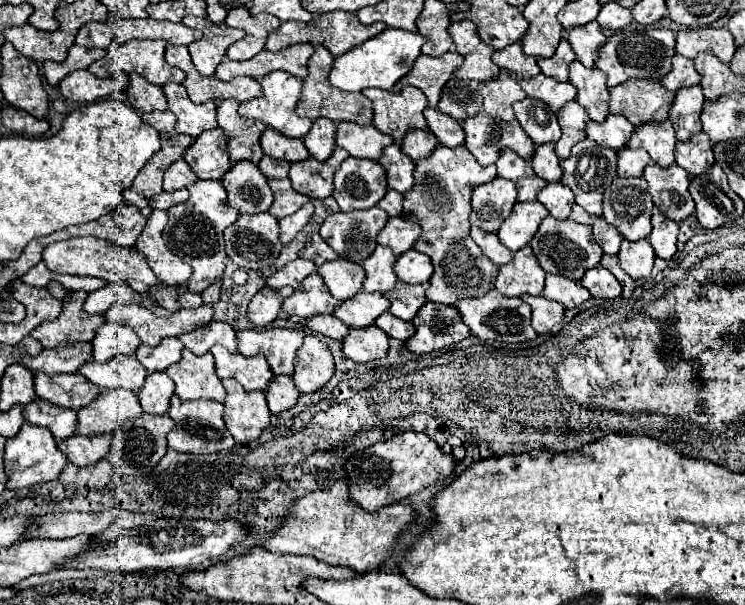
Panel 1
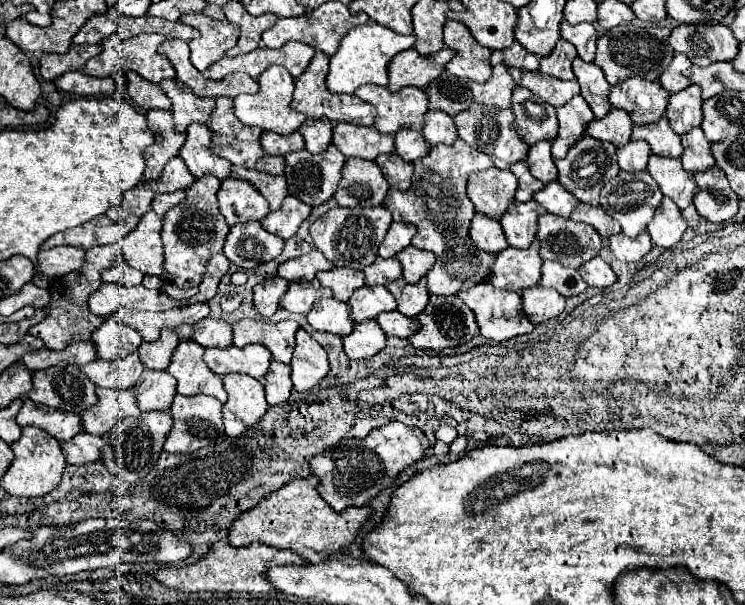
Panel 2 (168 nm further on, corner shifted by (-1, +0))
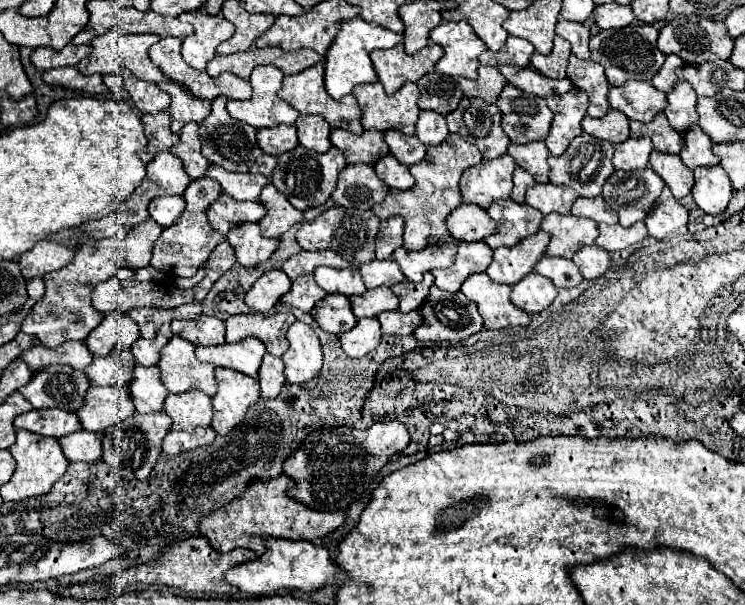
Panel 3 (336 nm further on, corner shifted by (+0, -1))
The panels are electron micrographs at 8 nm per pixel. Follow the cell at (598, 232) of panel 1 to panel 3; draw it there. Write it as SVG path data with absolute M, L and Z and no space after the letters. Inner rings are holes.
M579 197L573 203L571 213L575 217L587 217L587 219L593 219L597 223L607 223L607 225L615 225L617 223L617 213L607 207L603 197L593 197L593 199Z

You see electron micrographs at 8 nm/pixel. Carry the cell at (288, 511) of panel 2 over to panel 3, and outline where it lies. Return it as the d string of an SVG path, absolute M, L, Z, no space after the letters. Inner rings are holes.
M281 475L281 479L271 479L269 483L251 483L249 491L241 499L233 499L233 503L225 505L223 509L213 511L211 515L203 517L199 523L201 533L209 539L215 551L229 553L237 547L253 549L261 555L265 553L267 539L289 539L289 541L315 541L323 539L329 533L337 531L345 525L347 513L319 513L305 503L289 497L289 489L293 489L293 479Z

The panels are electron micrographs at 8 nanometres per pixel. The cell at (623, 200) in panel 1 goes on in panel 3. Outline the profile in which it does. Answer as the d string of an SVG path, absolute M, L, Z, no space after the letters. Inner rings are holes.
M653 169L615 171L603 185L603 199L619 215L623 227L643 221L659 199L665 183Z

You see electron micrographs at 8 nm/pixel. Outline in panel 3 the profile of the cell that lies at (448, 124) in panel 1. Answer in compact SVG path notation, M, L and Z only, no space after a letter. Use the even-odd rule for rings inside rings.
M421 111L415 135L423 145L441 145L449 135L445 117L437 115L435 111Z

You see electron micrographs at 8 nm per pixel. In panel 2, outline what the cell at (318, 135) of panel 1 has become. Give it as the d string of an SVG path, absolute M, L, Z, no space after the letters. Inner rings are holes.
M308 118L298 132L304 138L304 148L312 154L322 154L332 142L332 122L328 118Z

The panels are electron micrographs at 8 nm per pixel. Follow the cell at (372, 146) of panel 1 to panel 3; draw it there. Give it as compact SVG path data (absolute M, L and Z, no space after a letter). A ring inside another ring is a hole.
M333 129L331 143L343 151L347 163L367 163L373 165L383 155L389 155L389 147L381 131L363 131L355 135L349 129Z

